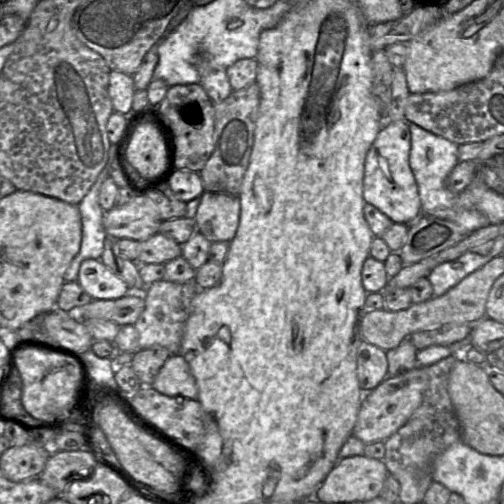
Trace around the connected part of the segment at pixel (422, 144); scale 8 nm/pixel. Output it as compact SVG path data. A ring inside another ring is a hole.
M408 123L408 126L411 137L409 165L414 174L418 188L421 202L421 215L435 216L440 219L451 221L468 233L491 225L486 215L476 208L454 208L455 198L458 194L453 194L445 186L445 179L459 163L459 145L437 136L414 123Z

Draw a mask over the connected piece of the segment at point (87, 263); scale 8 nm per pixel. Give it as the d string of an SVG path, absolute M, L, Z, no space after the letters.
M86 259L81 263L77 282L95 300L114 300L130 292L125 281L99 259Z

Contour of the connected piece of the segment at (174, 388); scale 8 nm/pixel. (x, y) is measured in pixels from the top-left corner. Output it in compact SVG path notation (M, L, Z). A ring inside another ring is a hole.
M171 354L156 375L152 387L166 396L183 396L197 399L198 387L185 358Z

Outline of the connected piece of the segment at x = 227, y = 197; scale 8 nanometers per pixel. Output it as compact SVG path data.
M204 192L200 197L195 225L211 243L231 242L240 223L240 198L227 193Z

